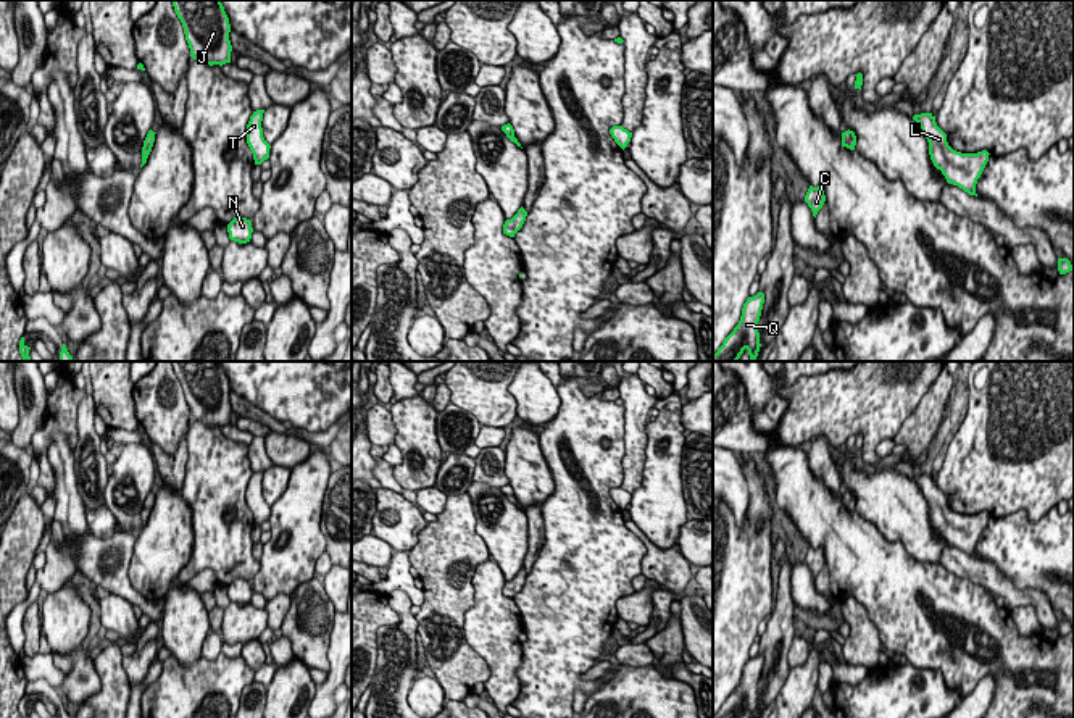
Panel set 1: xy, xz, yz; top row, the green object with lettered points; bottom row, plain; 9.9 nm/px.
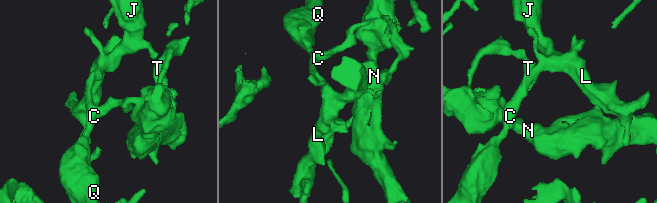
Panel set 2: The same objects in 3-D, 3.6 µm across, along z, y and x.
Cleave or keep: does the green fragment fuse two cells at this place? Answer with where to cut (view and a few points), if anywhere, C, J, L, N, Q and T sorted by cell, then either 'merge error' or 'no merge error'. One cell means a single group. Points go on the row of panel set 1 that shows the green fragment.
yz (844, 133), (850, 149) | C Q T / J L N | merge error

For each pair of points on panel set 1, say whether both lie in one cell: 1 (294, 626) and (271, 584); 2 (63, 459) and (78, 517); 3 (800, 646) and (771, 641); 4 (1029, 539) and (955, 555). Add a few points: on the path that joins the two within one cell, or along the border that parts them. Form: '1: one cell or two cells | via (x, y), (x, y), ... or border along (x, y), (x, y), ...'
1: two cells | border along (313, 575), (289, 594)
2: one cell | via (65, 473), (70, 502)
3: two cells | border along (795, 634), (789, 651), (789, 667)
4: two cells | border along (978, 557), (987, 559), (1008, 580)

